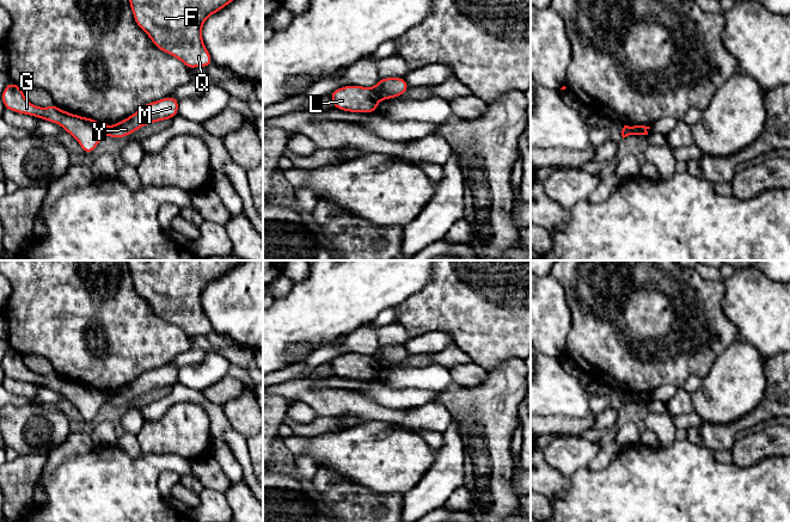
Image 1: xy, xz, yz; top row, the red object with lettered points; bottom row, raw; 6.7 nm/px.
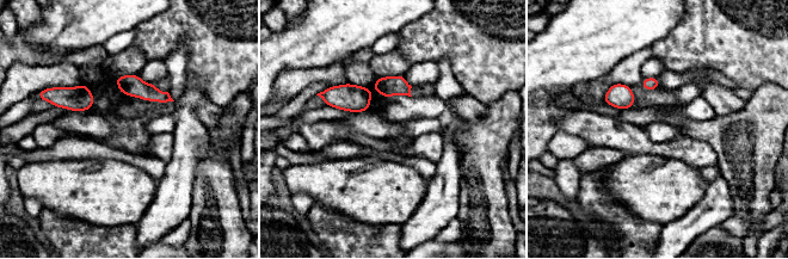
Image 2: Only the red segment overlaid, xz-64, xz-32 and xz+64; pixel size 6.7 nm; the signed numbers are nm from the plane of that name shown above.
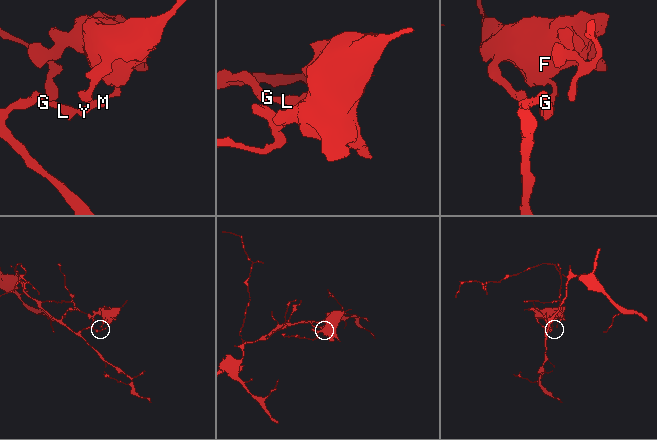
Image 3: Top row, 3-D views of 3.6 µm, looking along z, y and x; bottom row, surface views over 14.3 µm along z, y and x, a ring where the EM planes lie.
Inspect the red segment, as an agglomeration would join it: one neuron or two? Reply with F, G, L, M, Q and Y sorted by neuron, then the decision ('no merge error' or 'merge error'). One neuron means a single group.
F M Q Y / G L; merge error

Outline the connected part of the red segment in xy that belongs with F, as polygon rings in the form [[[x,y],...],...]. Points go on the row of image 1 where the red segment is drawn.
[[[129,0],[137,26],[161,51],[182,61],[190,70],[208,67],[213,59],[202,41],[202,25],[208,17],[234,0]]]

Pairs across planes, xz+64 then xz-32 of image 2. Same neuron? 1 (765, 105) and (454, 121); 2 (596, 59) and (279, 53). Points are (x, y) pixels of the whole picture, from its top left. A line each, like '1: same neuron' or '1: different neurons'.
1: different neurons
2: same neuron

